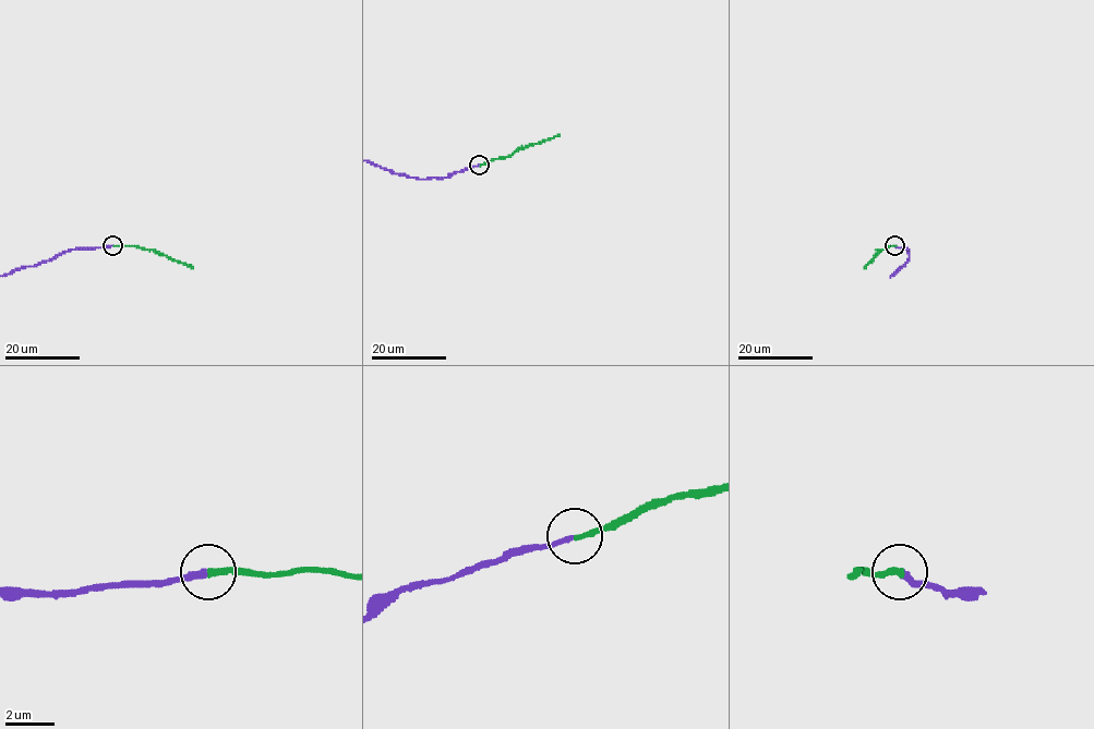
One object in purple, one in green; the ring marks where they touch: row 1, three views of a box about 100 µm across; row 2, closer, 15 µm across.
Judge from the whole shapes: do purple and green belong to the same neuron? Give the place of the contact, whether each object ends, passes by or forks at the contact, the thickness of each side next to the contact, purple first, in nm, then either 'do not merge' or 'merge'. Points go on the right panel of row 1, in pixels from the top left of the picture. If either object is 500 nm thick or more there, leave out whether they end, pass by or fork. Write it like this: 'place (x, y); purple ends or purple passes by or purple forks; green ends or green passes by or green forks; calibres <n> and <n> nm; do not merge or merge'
place (894, 245); purple ends; green ends; calibres 240 and 240 nm; merge

